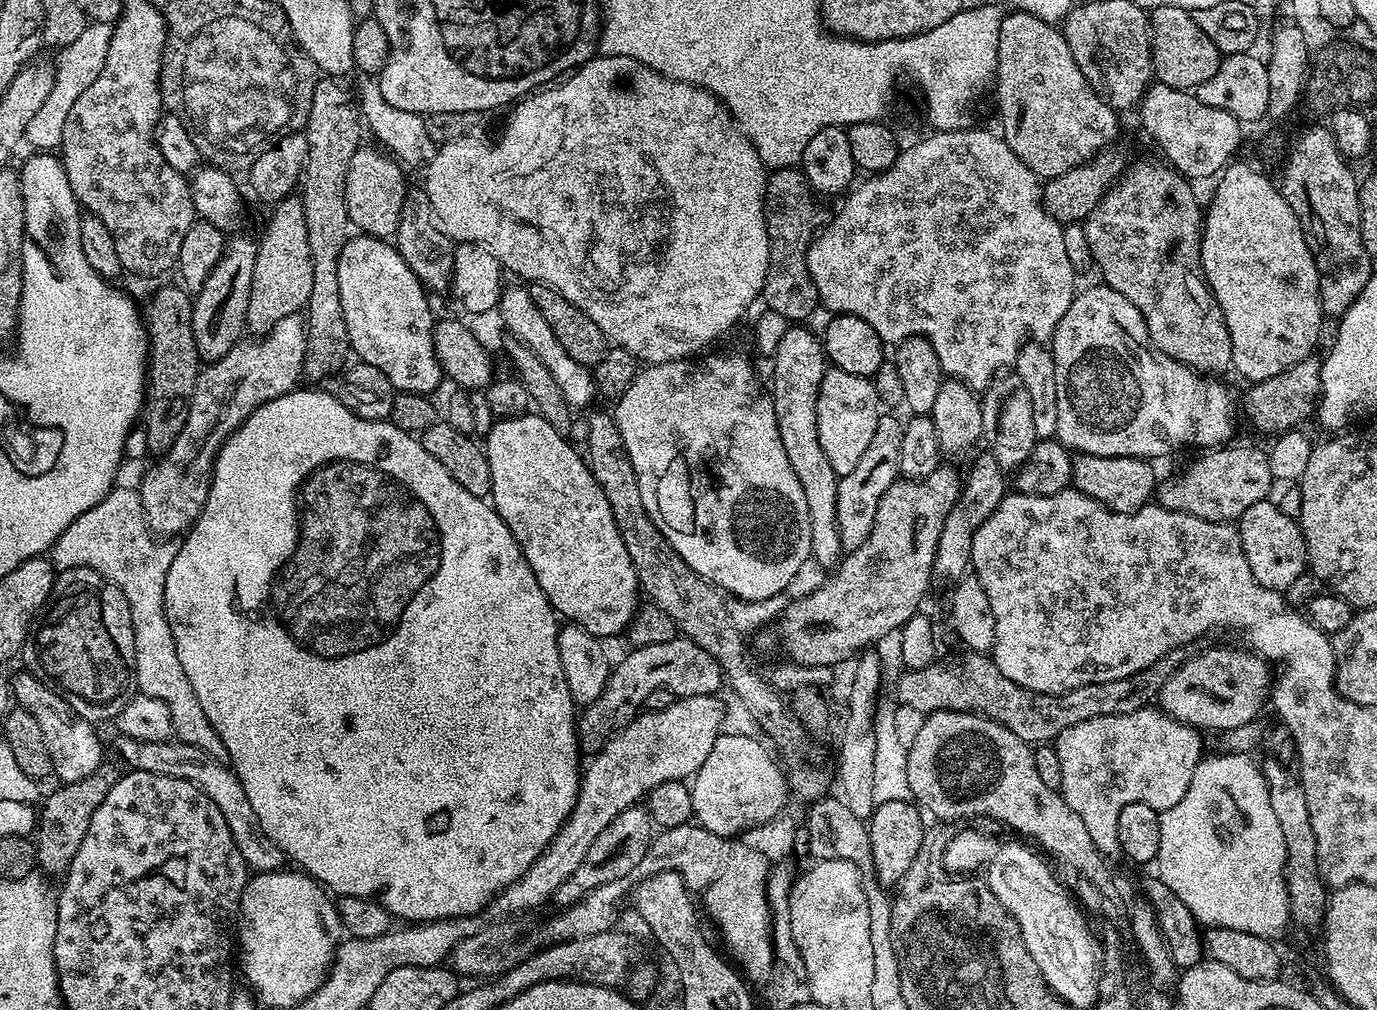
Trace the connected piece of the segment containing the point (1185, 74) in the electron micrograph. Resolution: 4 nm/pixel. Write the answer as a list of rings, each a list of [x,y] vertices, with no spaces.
[[[1158,6],[1150,12],[1150,35],[1152,37],[1152,71],[1159,83],[1171,88],[1195,90],[1218,70],[1222,54],[1202,34],[1202,26],[1194,22],[1191,12],[1178,6]]]

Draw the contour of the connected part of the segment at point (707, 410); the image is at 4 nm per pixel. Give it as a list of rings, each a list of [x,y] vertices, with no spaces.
[[[728,352],[725,356],[708,356],[705,360],[689,358],[687,360],[671,360],[670,362],[662,362],[661,364],[650,364],[641,367],[630,386],[615,401],[614,415],[616,425],[622,434],[622,442],[626,446],[626,454],[630,454],[630,462],[634,466],[634,474],[638,478],[638,491],[642,493],[642,506],[646,506],[646,514],[650,514],[650,518],[654,522],[654,526],[658,526],[658,530],[666,538],[666,542],[670,542],[670,546],[674,546],[674,550],[686,562],[686,566],[690,566],[690,570],[694,570],[704,580],[708,580],[711,584],[716,585],[721,592],[729,597],[737,596],[737,601],[751,602],[753,600],[769,600],[771,596],[780,596],[792,584],[792,579],[799,574],[804,568],[804,563],[809,563],[812,555],[812,547],[810,546],[810,510],[806,510],[806,494],[802,494],[802,485],[799,484],[794,470],[790,466],[790,458],[786,458],[786,450],[782,446],[782,437],[778,434],[778,418],[774,414],[774,406],[772,405],[772,397],[767,391],[760,389],[760,380],[756,377],[756,372],[752,369],[752,364],[744,356],[739,356],[736,352]]]

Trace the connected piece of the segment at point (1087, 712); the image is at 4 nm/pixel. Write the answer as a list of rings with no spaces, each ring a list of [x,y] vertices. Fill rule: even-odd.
[[[1185,646],[1170,650],[1158,662],[1130,674],[1130,678],[1114,678],[1114,682],[1094,682],[1078,686],[1069,692],[1042,694],[1038,690],[1026,690],[1018,682],[1010,682],[1002,670],[992,660],[991,655],[982,652],[963,653],[961,660],[953,664],[935,662],[924,669],[904,670],[896,684],[895,699],[906,707],[913,708],[919,714],[929,712],[974,712],[977,716],[987,716],[1006,726],[1013,734],[1018,734],[1022,742],[1029,746],[1039,746],[1055,742],[1062,730],[1078,726],[1078,722],[1087,722],[1089,718],[1106,718],[1114,714],[1134,714],[1134,710],[1149,707],[1159,697],[1162,686],[1178,670],[1191,660],[1194,652]]]

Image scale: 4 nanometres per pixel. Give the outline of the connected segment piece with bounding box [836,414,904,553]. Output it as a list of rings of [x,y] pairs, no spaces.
[[[881,415],[878,426],[874,429],[874,439],[870,446],[866,446],[866,454],[862,454],[858,466],[854,466],[850,474],[840,477],[836,521],[845,553],[858,550],[858,546],[870,538],[870,530],[874,530],[874,514],[878,514],[878,502],[882,502],[882,494],[886,494],[886,490],[890,490],[892,483],[900,476],[904,424],[892,416],[895,415]]]

